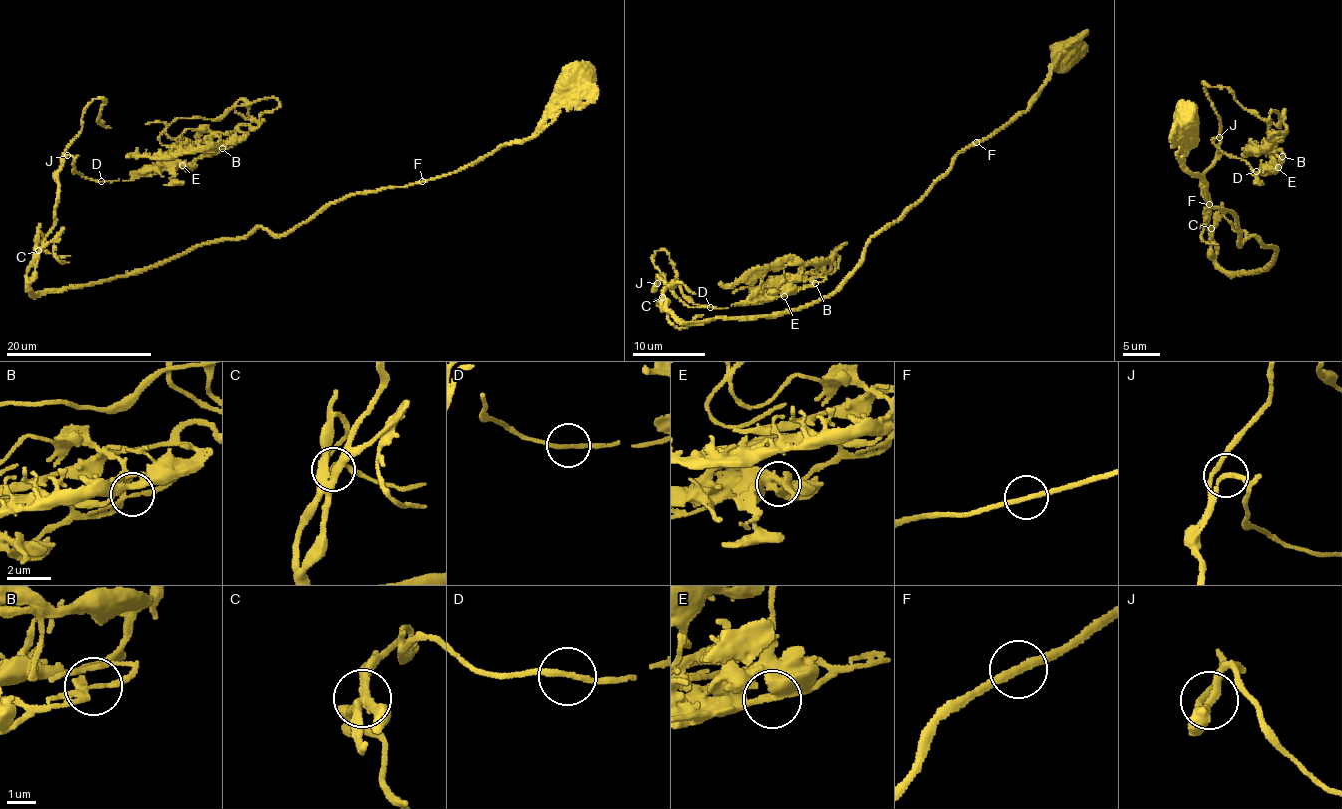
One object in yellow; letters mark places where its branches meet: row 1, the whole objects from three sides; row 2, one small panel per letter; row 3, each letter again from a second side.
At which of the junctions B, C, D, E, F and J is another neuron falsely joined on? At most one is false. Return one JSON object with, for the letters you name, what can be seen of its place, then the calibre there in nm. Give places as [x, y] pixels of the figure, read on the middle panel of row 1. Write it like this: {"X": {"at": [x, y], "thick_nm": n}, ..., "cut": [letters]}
{"cut": []}

